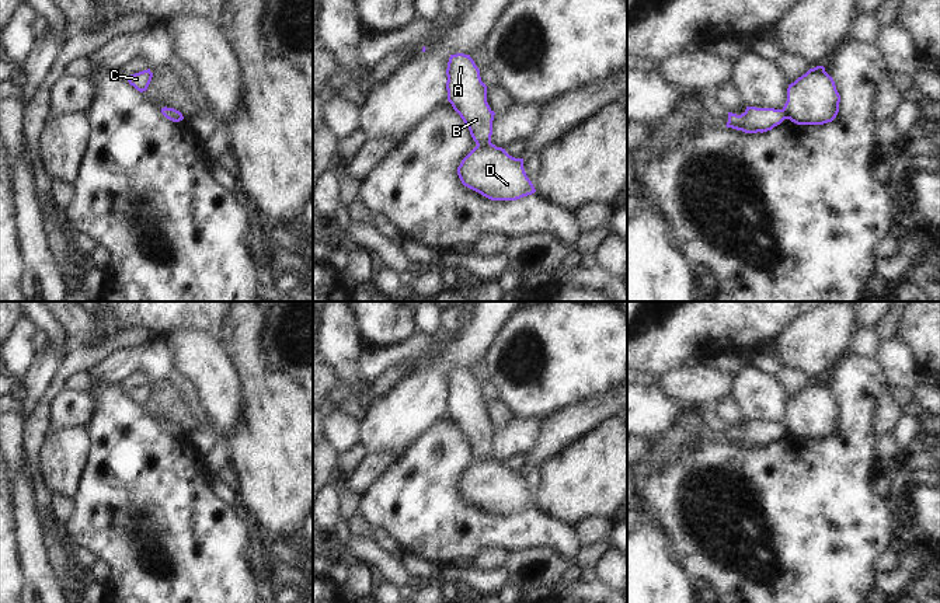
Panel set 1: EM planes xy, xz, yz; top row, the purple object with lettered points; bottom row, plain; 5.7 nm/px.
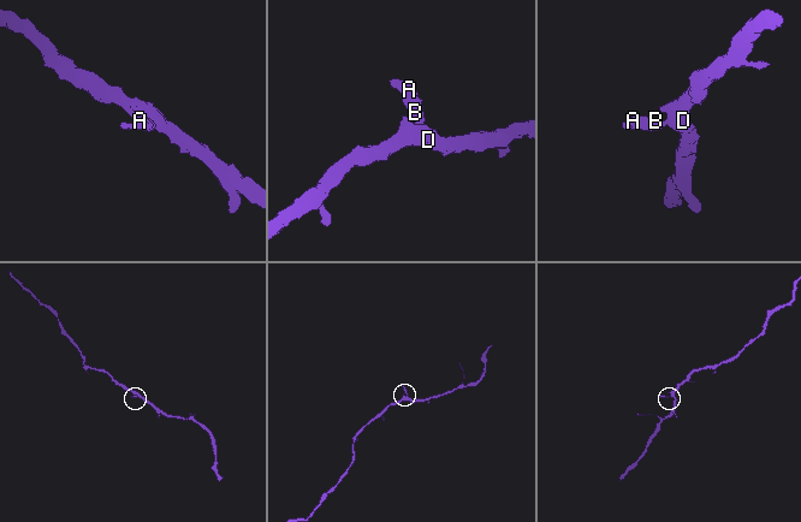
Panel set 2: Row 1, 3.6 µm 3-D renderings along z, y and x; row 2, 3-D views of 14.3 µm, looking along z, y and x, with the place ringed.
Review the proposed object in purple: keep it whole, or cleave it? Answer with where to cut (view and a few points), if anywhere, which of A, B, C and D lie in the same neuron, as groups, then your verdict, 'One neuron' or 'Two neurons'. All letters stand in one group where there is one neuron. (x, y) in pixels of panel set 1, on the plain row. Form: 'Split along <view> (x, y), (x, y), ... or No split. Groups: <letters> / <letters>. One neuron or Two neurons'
Split along xz (490, 456), (477, 459). Groups: A B / C D. Two neurons.

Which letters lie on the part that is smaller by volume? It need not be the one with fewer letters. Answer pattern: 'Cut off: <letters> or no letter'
Cut off: A, B.

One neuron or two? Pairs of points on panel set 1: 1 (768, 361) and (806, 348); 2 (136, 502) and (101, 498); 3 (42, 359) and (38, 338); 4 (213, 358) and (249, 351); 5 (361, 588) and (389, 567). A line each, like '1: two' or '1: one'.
1: two
2: one
3: two
4: two
5: two

